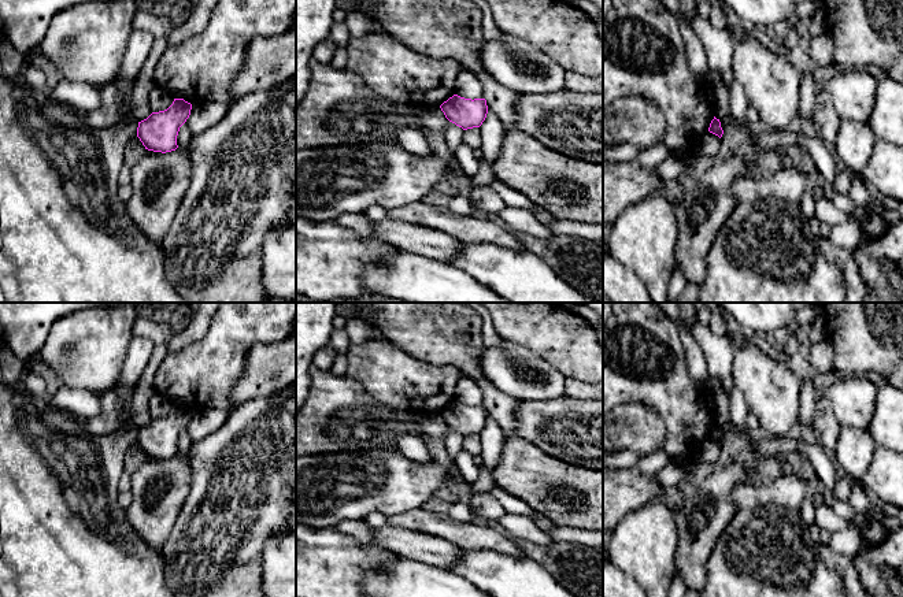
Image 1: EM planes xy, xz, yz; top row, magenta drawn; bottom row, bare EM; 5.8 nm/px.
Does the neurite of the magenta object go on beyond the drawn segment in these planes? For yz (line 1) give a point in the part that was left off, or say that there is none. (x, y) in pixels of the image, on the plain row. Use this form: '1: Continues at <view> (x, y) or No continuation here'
1: No continuation here

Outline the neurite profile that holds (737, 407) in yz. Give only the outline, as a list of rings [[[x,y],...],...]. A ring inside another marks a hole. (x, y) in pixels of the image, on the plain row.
[[[736,386],[729,393],[729,412],[730,412],[730,422],[719,427],[723,440],[734,435],[734,433],[745,426],[745,418],[748,414],[747,403],[743,394],[739,392]]]

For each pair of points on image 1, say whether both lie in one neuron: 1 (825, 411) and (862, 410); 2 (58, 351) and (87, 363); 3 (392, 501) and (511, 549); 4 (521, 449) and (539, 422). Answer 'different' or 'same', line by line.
1: different
2: same
3: different
4: different

